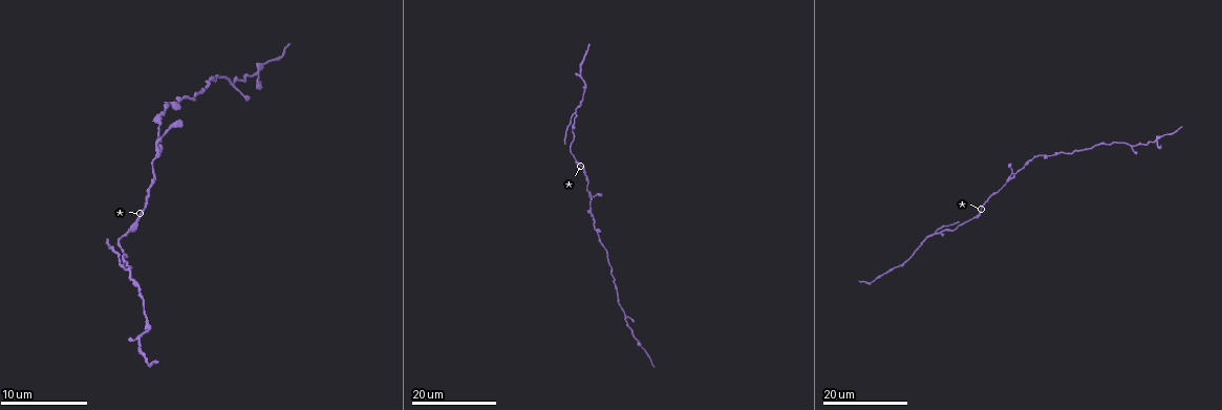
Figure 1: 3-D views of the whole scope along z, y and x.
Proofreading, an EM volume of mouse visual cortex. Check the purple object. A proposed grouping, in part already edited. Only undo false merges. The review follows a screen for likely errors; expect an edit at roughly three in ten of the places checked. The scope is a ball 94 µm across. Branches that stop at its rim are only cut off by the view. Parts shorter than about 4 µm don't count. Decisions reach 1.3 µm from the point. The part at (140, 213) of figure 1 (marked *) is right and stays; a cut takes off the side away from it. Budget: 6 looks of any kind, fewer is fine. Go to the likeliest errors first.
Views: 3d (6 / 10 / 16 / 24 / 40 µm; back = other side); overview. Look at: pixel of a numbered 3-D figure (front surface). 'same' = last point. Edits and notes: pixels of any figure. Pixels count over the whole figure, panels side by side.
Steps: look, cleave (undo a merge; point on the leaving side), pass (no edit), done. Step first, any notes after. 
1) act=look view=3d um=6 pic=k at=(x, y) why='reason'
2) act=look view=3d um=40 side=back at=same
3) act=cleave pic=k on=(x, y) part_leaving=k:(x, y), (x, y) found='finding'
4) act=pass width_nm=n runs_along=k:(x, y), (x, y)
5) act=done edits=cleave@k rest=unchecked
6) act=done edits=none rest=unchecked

act=look view=3d um=16 pic=1 at=(575, 113) why='side arm on a straight run'

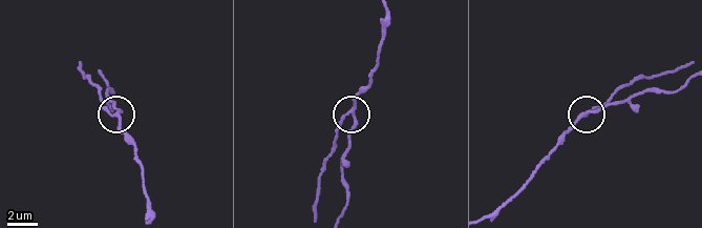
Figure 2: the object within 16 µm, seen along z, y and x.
act=look view=3d um=6 pic=2 at=(110, 114)

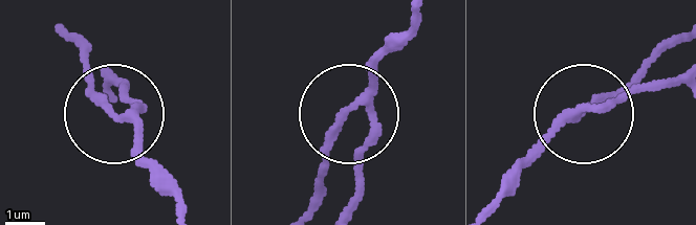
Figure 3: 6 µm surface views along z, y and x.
act=pass width_nm=170 runs_along=3:(681, 74), (584, 114), (668, 41) found='continuous, no second neuron'

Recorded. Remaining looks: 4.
act=look view=3d um=24 pic=1 at=(127, 228) why='thick turns thin'

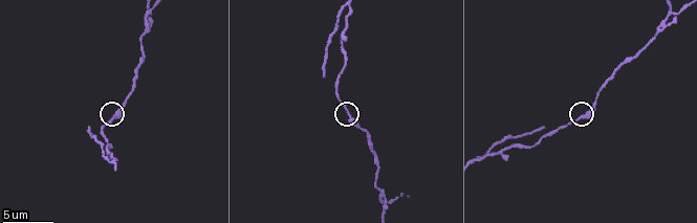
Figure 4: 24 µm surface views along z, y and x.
act=look view=3d um=10 pic=4 at=(581, 116) why='closer look'

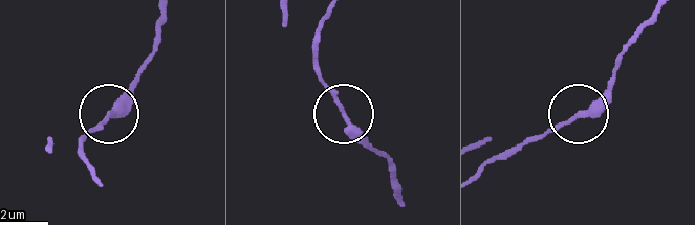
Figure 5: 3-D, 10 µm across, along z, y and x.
act=pass runs_along=5:(375, 151), (317, 74) found='all the same neuron'

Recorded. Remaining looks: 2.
act=look view=3d um=24 pic=1 at=(617, 292) why='calibre changes'

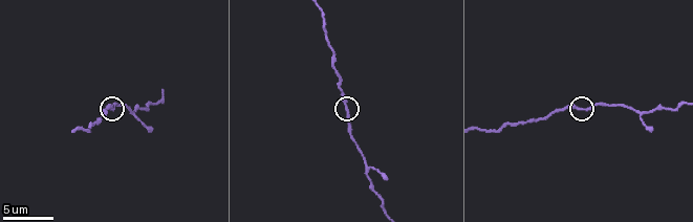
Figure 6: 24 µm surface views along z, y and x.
act=look view=3d um=10 pic=6 at=(345, 104) why='closer look'

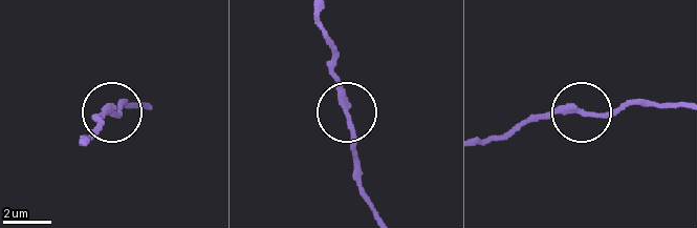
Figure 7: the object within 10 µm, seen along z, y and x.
act=cleave pic=7 on=(122, 100) part_leaving=7:(349, 131), (361, 165), (361, 189), (371, 208) found='a second neuron is stuck on'

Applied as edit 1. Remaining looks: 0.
act=done edits=cleave@7 rest=unchecked

